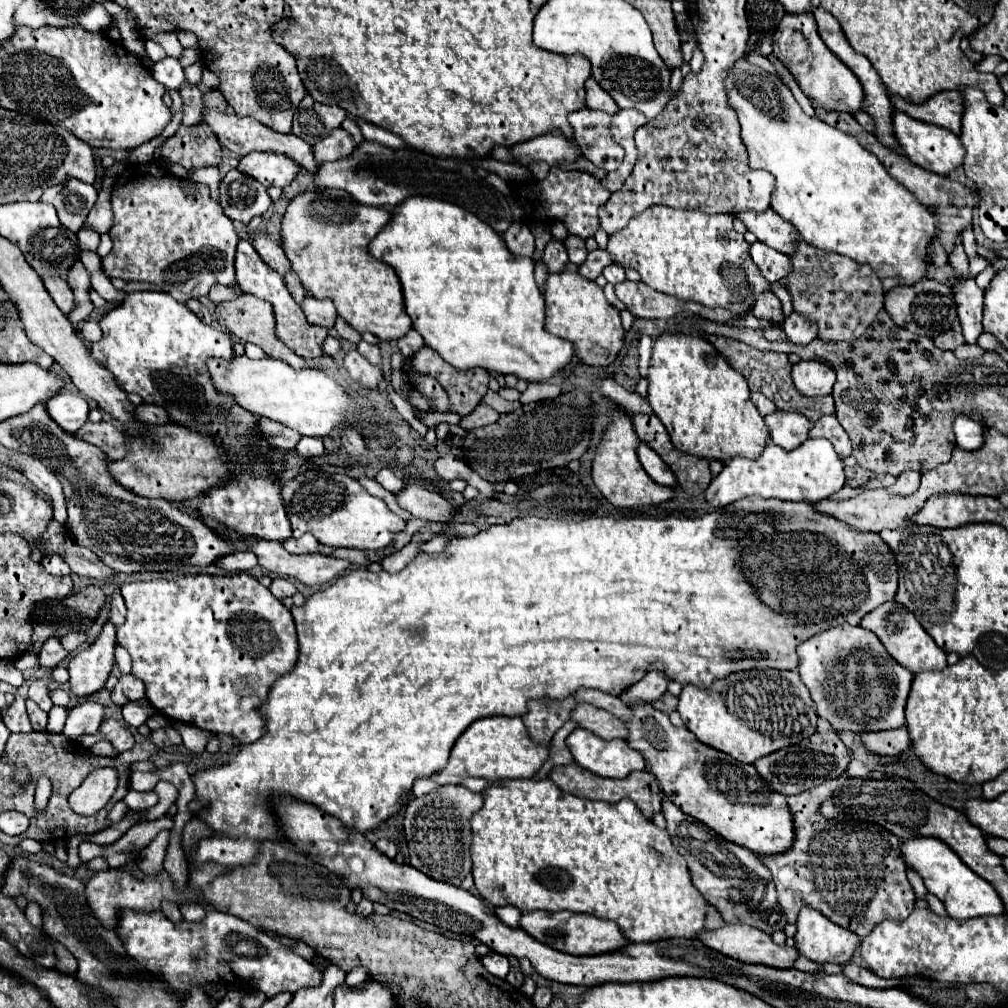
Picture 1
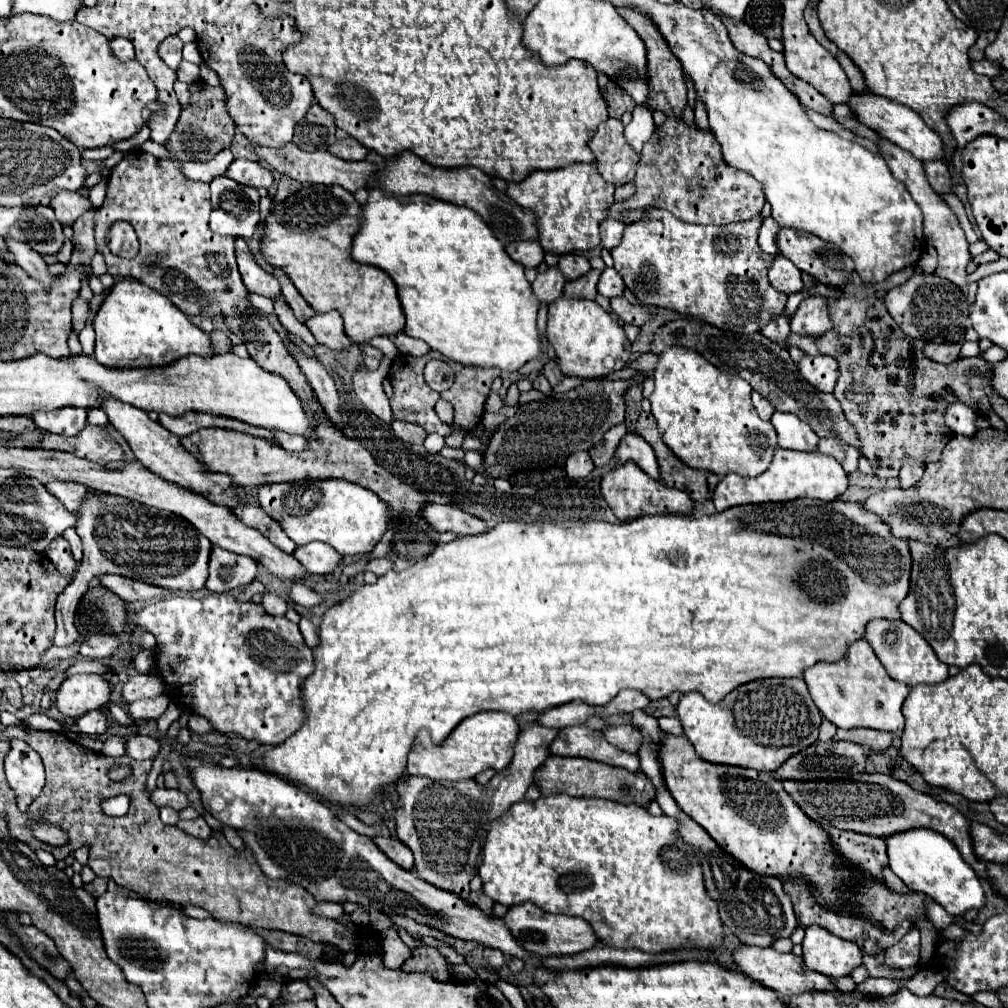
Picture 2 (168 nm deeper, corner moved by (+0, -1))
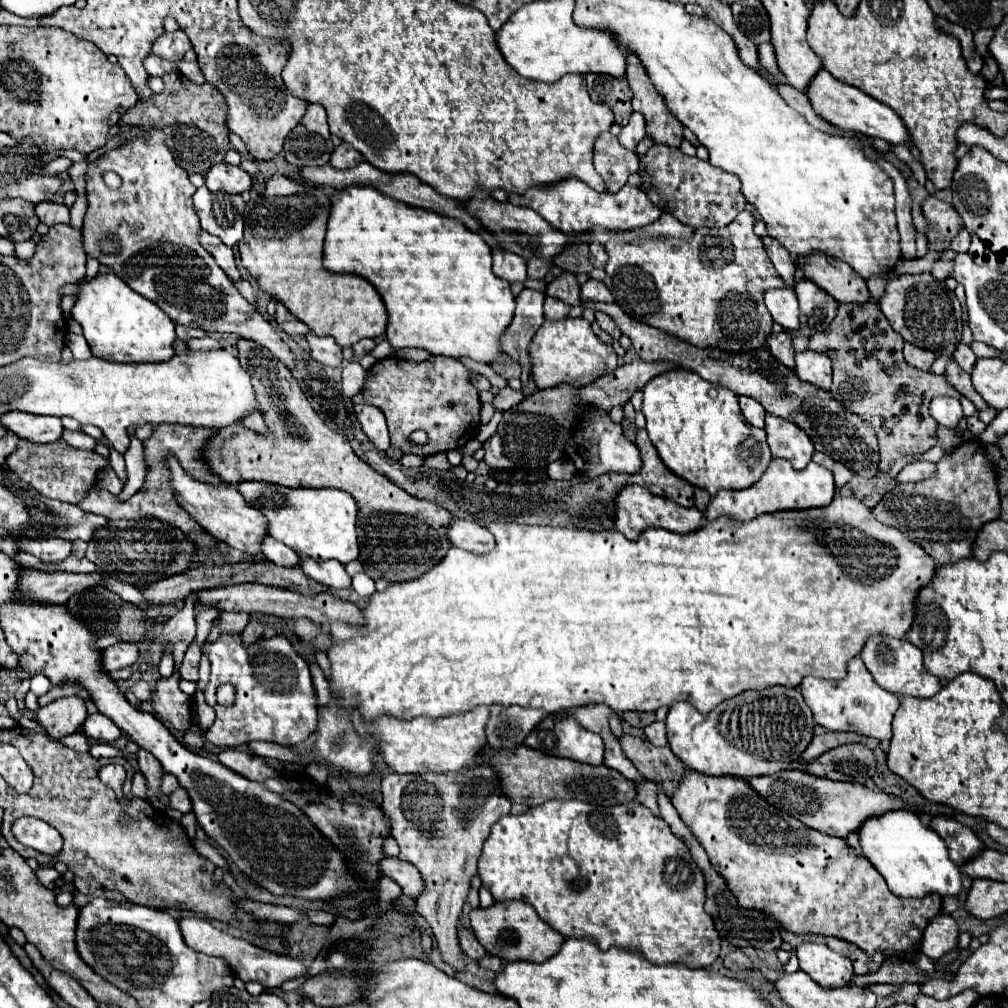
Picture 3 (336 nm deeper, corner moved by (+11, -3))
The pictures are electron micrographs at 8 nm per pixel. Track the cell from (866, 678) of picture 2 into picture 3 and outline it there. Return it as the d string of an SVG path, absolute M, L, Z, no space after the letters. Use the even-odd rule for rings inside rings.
M860 656L848 662L848 676L844 680L822 680L814 676L806 676L802 680L802 696L810 706L814 720L824 726L826 730L840 730L840 732L856 732L862 736L872 736L878 740L892 738L892 718L900 706L896 694L886 692L880 688L872 674L866 670Z

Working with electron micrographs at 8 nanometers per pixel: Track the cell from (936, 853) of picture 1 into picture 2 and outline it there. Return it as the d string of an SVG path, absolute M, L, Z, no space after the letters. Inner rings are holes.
M917 828L909 832L901 832L897 836L885 838L889 868L913 890L931 896L937 904L941 904L951 916L965 914L969 910L979 910L985 904L985 892L979 876L965 864L959 850L951 840L945 840L939 832Z

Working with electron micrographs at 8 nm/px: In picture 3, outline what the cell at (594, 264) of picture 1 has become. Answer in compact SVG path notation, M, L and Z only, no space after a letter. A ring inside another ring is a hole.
M546 296L546 302L544 302L544 318L546 320L562 320L568 316L568 312L570 312L568 304L562 304L560 300Z

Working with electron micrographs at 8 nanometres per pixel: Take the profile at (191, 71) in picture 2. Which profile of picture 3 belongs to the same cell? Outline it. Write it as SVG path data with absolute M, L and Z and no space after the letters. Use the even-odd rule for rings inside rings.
M148 54L148 58L144 60L144 68L150 76L162 76L170 70L174 70L174 62L168 62L168 60L162 60L158 58L156 54Z

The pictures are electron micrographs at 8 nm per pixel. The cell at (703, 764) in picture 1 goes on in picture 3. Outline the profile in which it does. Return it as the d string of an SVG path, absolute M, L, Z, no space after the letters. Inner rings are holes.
M686 770L676 794L672 796L672 804L682 822L706 850L712 868L724 874L722 878L726 878L726 884L738 904L748 910L762 910L764 914L770 914L788 932L834 936L856 944L868 954L884 952L886 958L914 962L920 954L920 942L928 922L942 910L942 898L938 898L938 894L932 894L932 900L930 896L920 900L896 898L878 870L864 856L856 854L844 838L822 834L792 816L784 818L782 814L776 814L774 806L760 798L742 778L716 778Z

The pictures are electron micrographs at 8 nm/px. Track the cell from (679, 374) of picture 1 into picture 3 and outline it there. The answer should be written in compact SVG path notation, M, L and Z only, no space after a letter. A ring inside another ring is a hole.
M670 370L652 378L644 388L642 412L646 416L646 430L662 462L692 486L704 488L710 496L718 494L718 490L742 490L752 486L762 478L772 460L766 444L766 432L750 426L742 418L738 396L720 384L706 382L690 370Z

